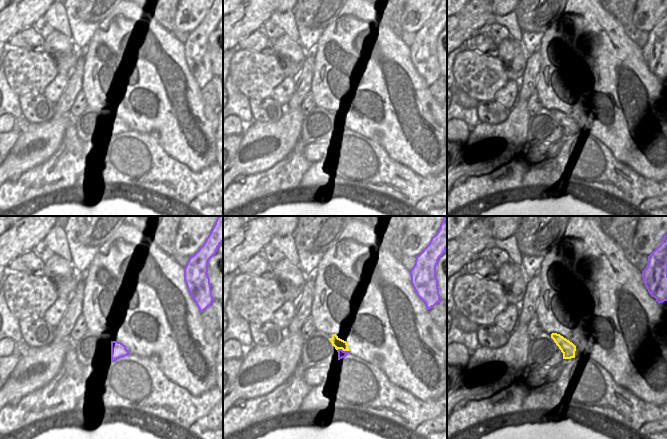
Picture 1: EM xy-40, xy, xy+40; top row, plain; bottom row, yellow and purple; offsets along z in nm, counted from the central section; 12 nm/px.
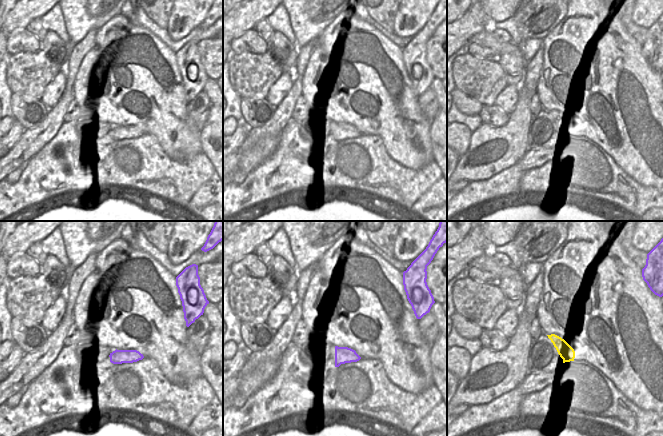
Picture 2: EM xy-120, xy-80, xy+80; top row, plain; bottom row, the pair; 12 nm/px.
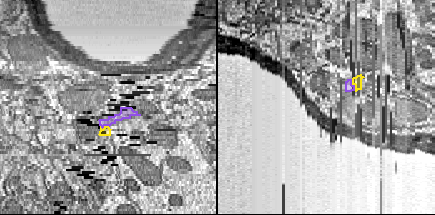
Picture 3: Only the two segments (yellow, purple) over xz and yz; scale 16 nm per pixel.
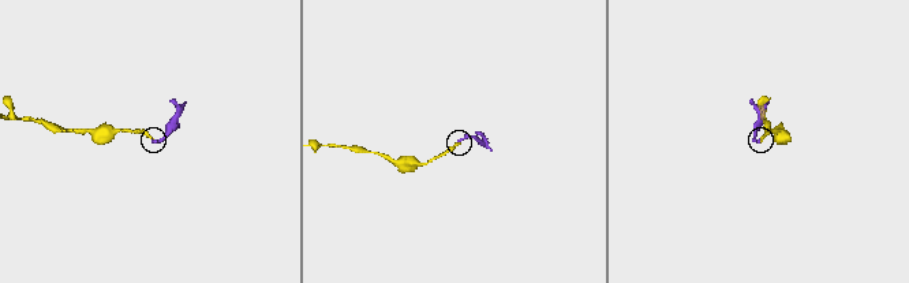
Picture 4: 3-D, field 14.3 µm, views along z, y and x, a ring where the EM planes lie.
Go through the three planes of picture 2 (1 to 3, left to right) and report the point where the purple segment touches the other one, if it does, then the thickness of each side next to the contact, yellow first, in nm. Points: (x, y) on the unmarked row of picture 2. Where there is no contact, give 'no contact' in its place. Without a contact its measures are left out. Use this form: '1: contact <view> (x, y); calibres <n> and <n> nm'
1: no contact
2: no contact
3: no contact

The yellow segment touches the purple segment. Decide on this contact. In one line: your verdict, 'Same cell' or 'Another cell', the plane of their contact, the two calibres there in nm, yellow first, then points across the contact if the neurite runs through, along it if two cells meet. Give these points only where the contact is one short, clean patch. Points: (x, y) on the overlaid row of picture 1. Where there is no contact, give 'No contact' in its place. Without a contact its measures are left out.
Same cell. Touches yellow in xy. Thickness 130 nm (yellow) against 100 nm. Path across: xy (338, 343), (343, 350), (341, 354)

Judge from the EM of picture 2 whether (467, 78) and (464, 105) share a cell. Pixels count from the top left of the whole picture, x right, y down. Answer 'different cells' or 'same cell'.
different cells

